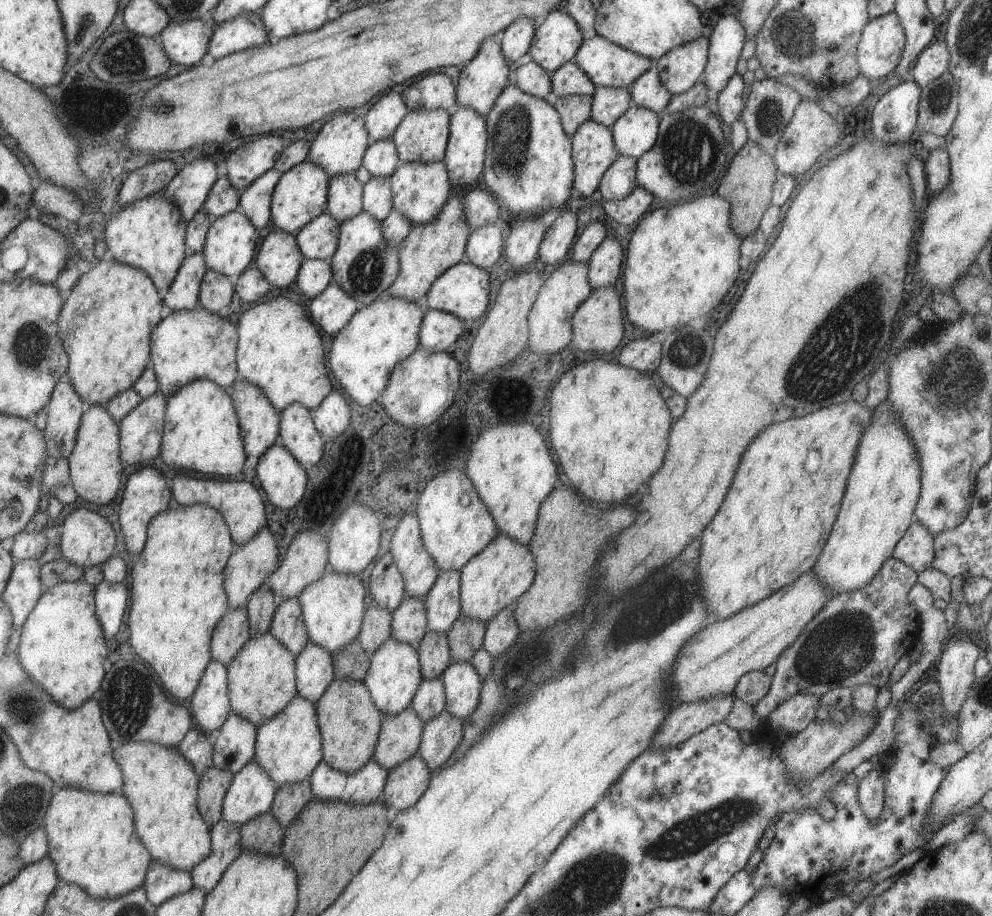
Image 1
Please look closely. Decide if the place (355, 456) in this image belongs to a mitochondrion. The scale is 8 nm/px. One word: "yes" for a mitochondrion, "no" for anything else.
no

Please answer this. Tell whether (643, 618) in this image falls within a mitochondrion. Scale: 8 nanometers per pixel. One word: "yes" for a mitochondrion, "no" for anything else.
yes

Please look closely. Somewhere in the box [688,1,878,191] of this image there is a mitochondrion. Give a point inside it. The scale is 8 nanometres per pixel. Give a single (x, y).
(797, 37)

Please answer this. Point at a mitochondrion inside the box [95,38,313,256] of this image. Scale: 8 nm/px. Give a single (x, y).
(138, 52)

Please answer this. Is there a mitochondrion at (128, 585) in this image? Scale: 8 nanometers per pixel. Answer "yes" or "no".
no

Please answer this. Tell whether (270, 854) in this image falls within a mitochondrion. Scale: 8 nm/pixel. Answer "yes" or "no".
no

